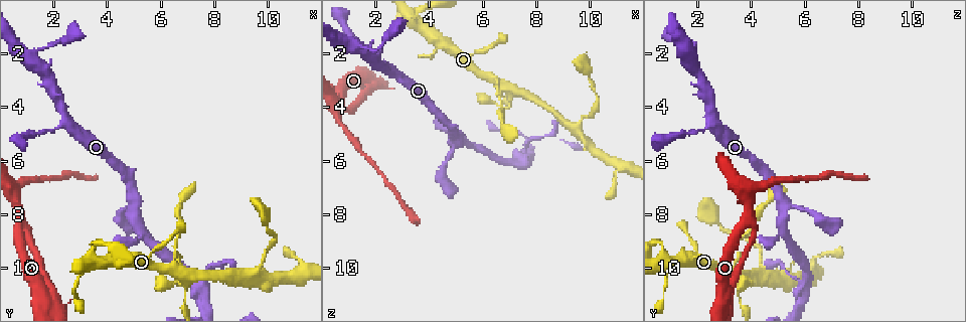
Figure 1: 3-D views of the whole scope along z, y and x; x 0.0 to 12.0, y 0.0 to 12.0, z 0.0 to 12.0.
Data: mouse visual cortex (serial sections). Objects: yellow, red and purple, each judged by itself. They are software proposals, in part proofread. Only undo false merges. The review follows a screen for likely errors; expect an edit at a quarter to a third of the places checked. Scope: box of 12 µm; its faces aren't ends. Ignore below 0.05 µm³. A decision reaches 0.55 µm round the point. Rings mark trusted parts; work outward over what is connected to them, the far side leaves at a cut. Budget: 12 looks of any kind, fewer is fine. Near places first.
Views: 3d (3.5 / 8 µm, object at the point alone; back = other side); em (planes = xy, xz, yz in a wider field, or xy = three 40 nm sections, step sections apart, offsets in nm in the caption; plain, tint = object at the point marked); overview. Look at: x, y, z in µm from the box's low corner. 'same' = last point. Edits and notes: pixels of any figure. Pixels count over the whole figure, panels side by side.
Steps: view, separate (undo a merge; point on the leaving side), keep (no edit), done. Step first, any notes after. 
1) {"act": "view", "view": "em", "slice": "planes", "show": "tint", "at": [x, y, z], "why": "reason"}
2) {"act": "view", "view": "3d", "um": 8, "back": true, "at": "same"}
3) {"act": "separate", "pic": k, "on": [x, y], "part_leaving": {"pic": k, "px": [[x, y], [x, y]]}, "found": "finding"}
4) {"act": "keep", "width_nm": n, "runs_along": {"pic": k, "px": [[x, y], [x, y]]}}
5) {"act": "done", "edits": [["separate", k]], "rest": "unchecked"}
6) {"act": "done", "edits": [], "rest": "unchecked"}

{"act": "view", "view": "3d", "um": 8, "at": [2.5, 4.6, 2.6], "why": "two arms in line, one across"}

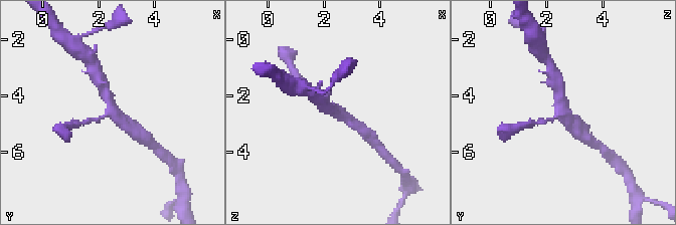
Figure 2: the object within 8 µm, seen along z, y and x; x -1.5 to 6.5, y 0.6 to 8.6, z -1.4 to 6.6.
{"act": "view", "view": "3d", "um": 3.5, "at": [2.5, 4.6, 2.6], "why": "zoom in"}

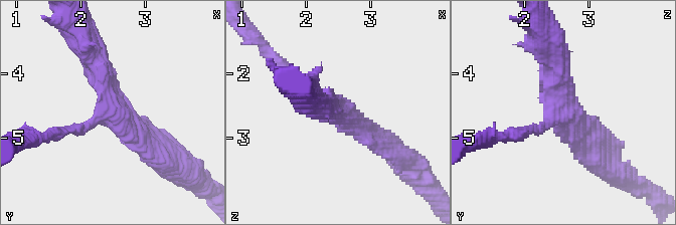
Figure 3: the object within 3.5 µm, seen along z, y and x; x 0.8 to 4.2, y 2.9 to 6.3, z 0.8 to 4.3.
{"act": "view", "view": "em", "slice": "planes", "show": "tint", "at": [2.50, 4.60, 2.60], "arms": 3, "arm_widths_nm": [150, 300, 400]}

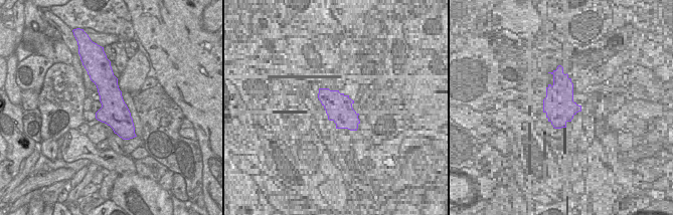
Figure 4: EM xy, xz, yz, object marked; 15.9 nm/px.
{"act": "keep", "runs_along": {"pic": 3, "px": [[160, 158], [114, 110], [89, 49]]}, "found": "all the same cell"}

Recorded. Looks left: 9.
{"act": "view", "view": "3d", "um": 8, "at": [5.0, 7.7, 5.2], "why": "three-way junction"}

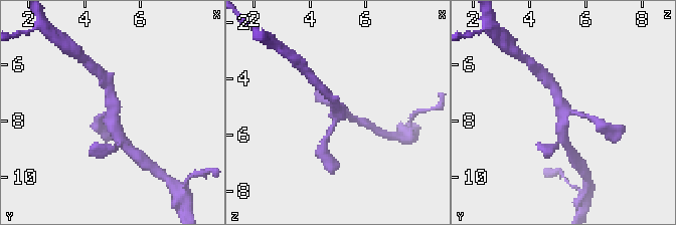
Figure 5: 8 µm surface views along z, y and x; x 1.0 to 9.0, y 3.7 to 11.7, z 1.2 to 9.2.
{"act": "view", "view": "3d", "um": 3.5, "at": [5.0, 7.7, 5.1], "why": "closer look"}

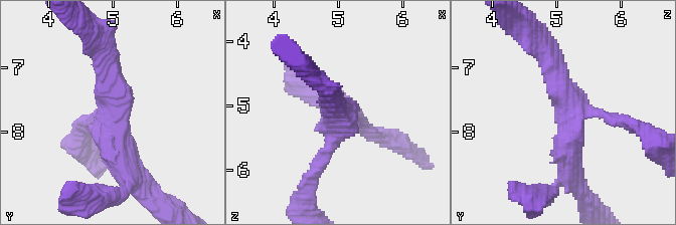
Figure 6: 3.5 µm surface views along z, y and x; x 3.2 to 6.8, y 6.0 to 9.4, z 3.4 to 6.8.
{"act": "view", "view": "em", "slice": "xy", "step": 2, "show": "tint", "at": [5.05, 7.70, 5.20], "arms": 3, "arm_widths_nm": [200, 300, 400]}

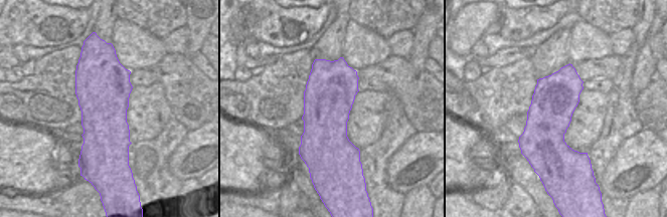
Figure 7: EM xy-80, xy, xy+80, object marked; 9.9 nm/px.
{"act": "keep", "runs_along": {"pic": 6, "px": [[104, 47], [114, 150], [129, 174]]}, "found": "all the same cell"}

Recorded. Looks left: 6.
{"act": "view", "view": "3d", "um": 3.5, "at": [2.1, 11.4, 3.2], "why": "sharp bend"}

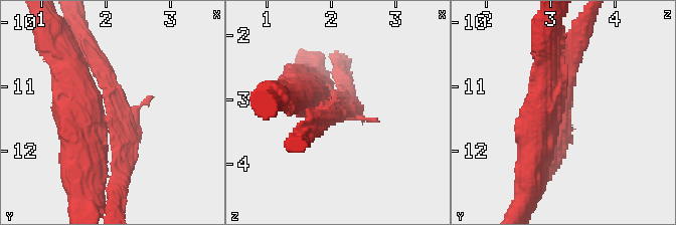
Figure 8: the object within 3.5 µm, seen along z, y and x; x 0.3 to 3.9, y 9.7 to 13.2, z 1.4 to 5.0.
{"act": "view", "view": "em", "slice": "xy", "step": 5, "show": "tint", "at": [2.20, 11.40, 3.15], "why": "need the tissue"}

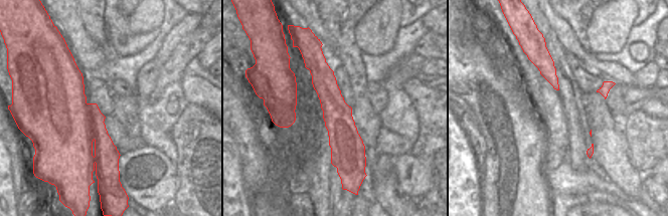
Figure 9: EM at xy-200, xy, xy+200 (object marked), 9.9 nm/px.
{"act": "keep", "runs_along": {"pic": 9, "px": [[320, 57], [343, 134], [343, 160]]}, "found": "continuous, no second cell"}

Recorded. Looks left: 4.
{"act": "view", "view": "3d", "um": 3.5, "at": [6.4, 10.1, 3.0], "why": "a fork"}

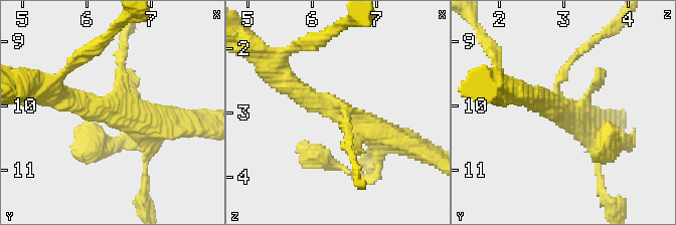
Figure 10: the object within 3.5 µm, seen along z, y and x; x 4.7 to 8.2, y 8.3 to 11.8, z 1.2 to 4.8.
{"act": "keep", "found": "continuous, no second cell"}

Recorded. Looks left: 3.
{"act": "view", "view": "em", "slice": "xy", "step": 3, "show": "tint", "at": [9.5, 10.2, 4.8], "why": "abrupt turn"}

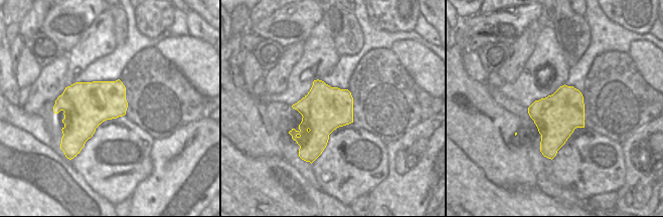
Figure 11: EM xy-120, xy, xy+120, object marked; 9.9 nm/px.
{"act": "view", "view": "3d", "um": 3.5, "at": "same"}

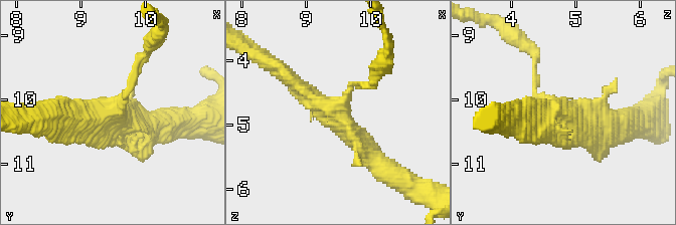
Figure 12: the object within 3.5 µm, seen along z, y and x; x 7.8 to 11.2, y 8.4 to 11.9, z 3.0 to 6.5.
{"act": "keep", "width_nm": 460, "runs_along": {"pic": 12, "px": [[281, 72], [336, 108], [373, 160]]}, "found": "one cell here"}

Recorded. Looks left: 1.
{"act": "done", "edits": [], "rest": "unchecked"}

